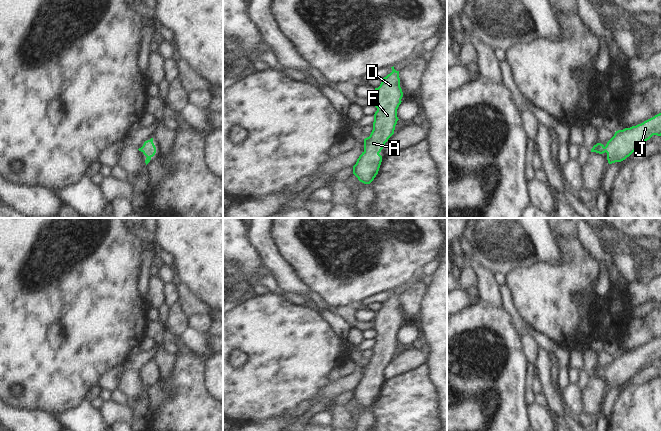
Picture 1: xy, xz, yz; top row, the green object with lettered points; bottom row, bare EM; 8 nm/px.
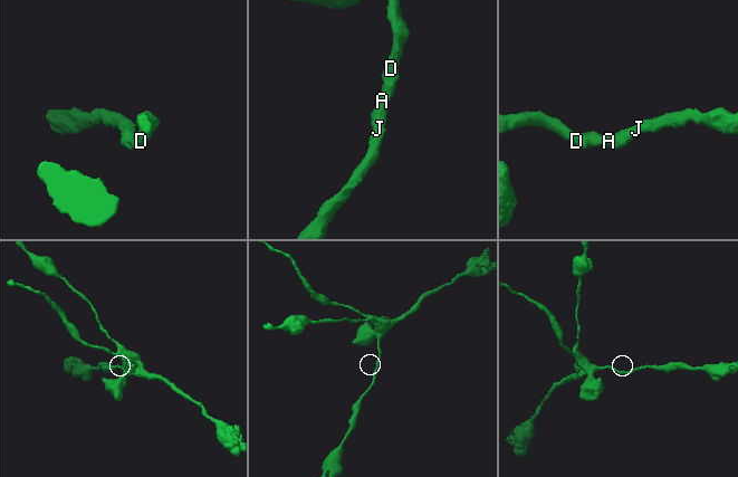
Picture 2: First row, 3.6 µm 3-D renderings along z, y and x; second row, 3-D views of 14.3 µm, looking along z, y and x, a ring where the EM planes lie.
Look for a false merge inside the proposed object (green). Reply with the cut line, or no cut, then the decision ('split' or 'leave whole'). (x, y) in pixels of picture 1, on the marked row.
cut none; leave whole

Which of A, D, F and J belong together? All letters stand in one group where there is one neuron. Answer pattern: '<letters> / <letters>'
A D F J

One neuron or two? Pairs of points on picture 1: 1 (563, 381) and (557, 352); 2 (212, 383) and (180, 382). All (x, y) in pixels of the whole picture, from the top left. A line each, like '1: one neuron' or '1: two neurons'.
1: one neuron
2: two neurons

